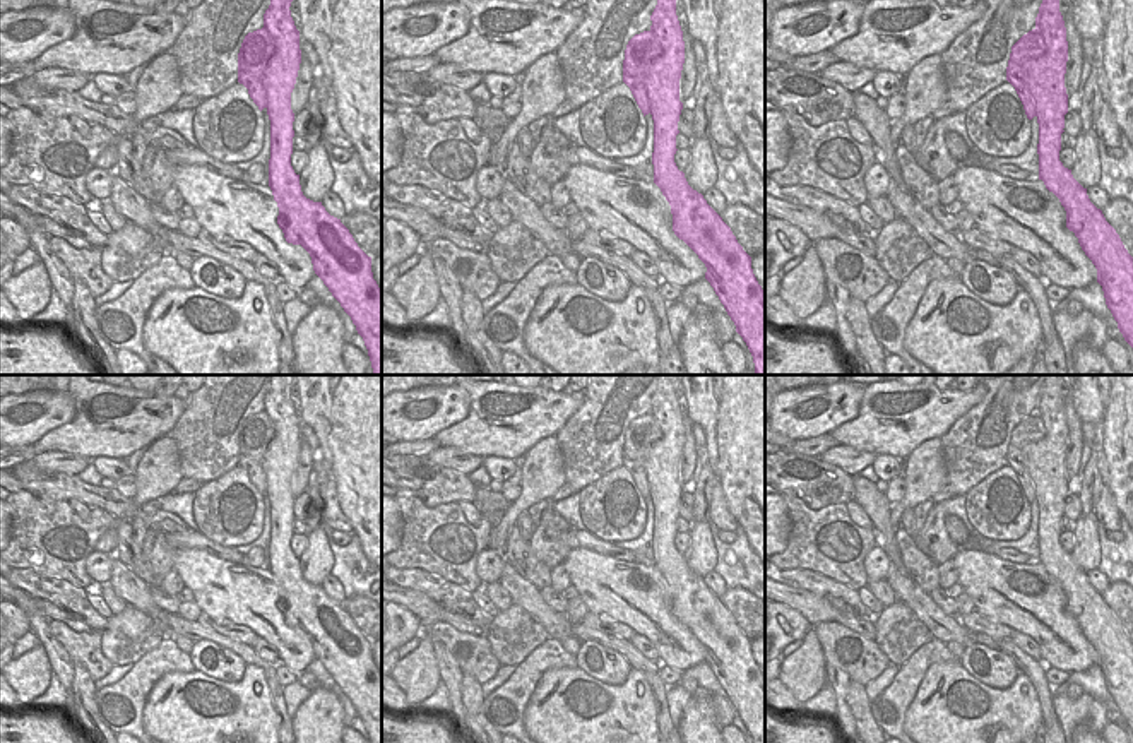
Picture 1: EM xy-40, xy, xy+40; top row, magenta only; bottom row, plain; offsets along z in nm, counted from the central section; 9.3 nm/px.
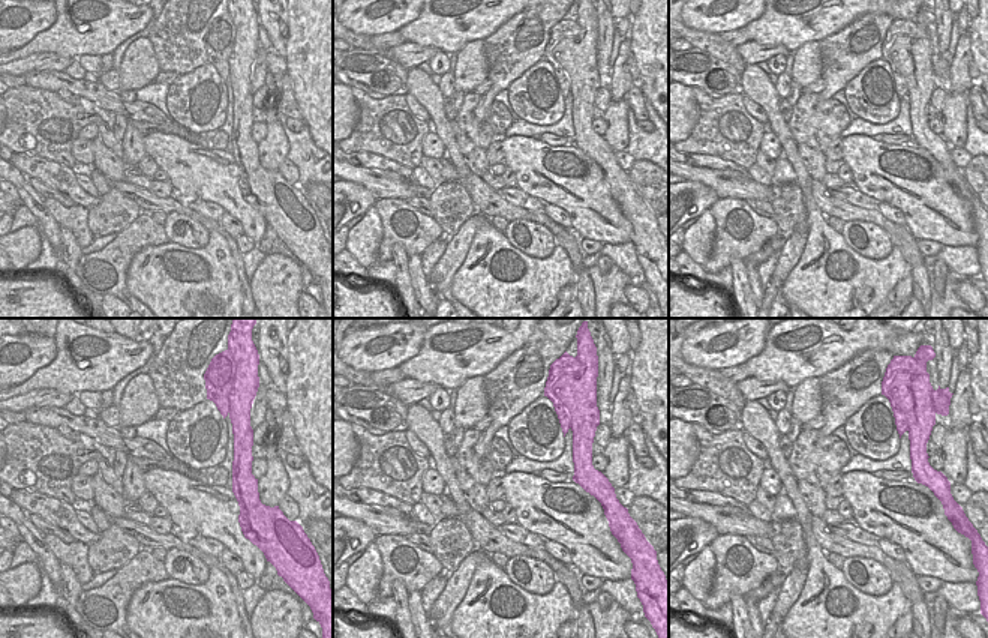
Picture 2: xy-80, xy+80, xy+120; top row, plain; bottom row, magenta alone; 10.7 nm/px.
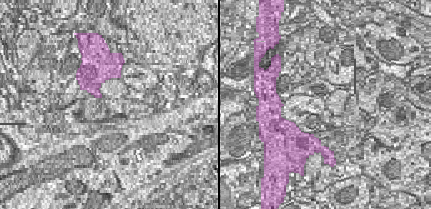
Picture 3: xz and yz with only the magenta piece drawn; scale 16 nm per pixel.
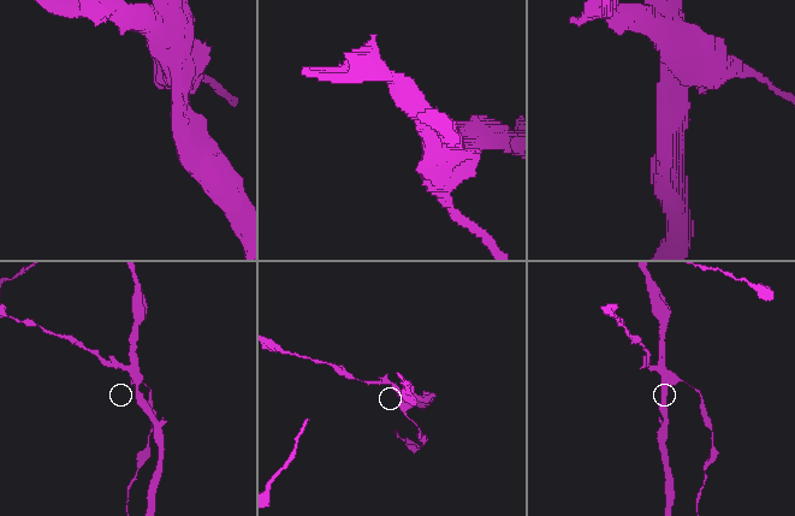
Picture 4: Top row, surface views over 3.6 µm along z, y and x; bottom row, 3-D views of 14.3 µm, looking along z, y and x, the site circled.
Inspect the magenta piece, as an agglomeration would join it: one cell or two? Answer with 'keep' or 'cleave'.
cleave

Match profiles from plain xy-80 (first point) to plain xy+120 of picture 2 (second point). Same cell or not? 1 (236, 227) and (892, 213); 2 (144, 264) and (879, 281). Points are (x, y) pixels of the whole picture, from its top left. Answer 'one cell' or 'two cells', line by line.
1: one cell
2: one cell

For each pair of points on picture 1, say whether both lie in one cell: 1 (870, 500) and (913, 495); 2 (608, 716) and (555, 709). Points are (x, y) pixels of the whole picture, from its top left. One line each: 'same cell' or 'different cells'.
1: different cells
2: same cell

